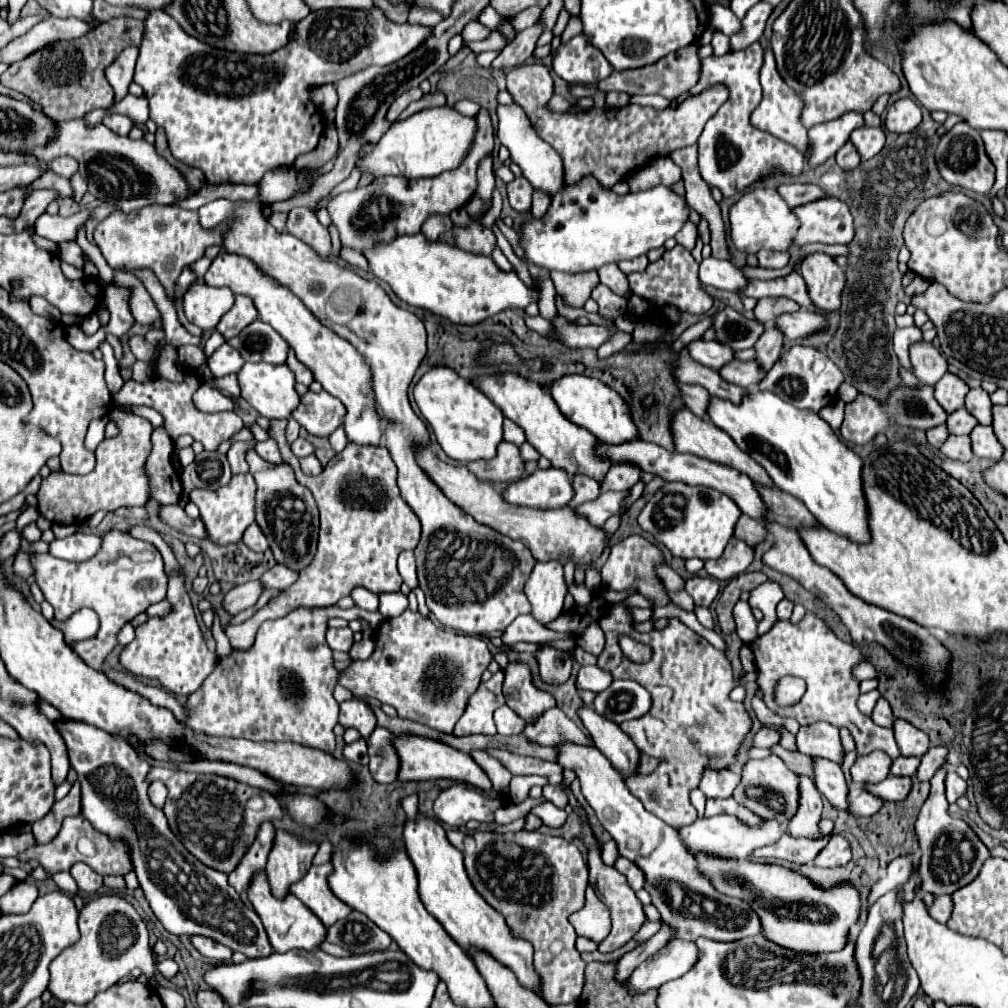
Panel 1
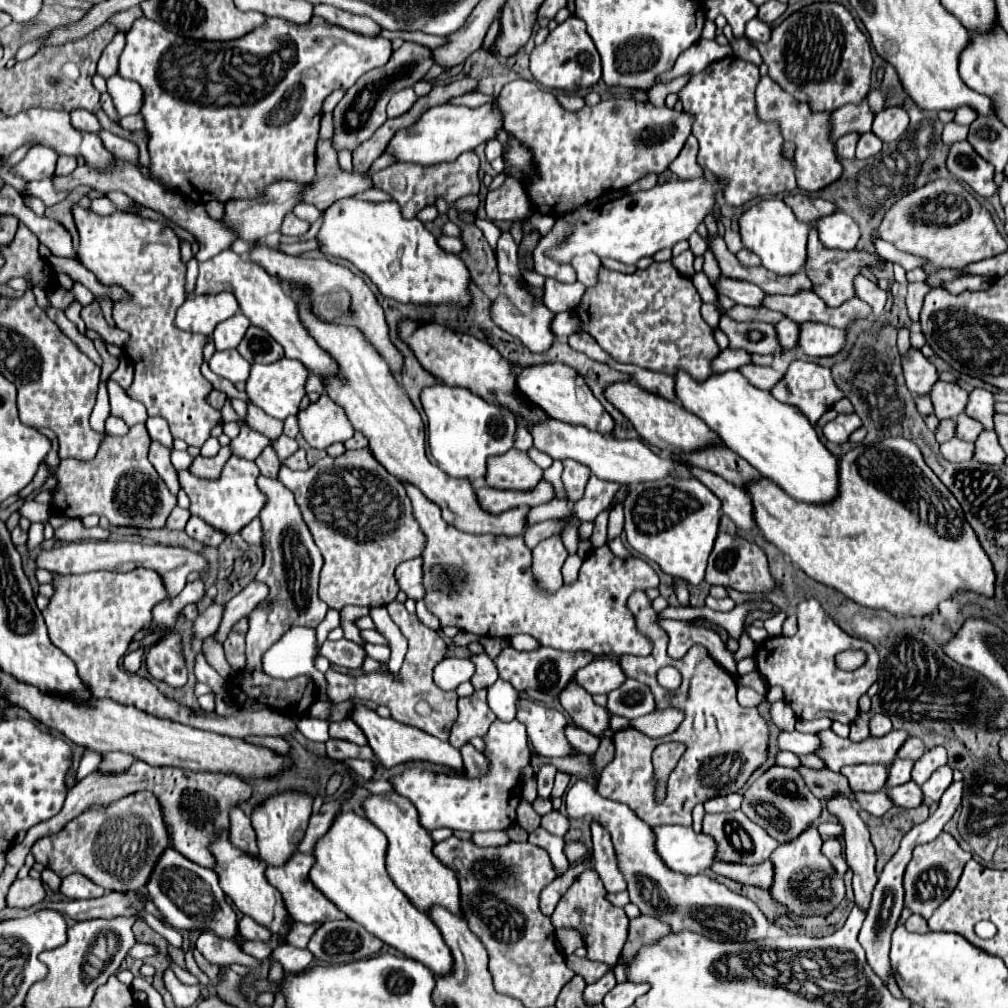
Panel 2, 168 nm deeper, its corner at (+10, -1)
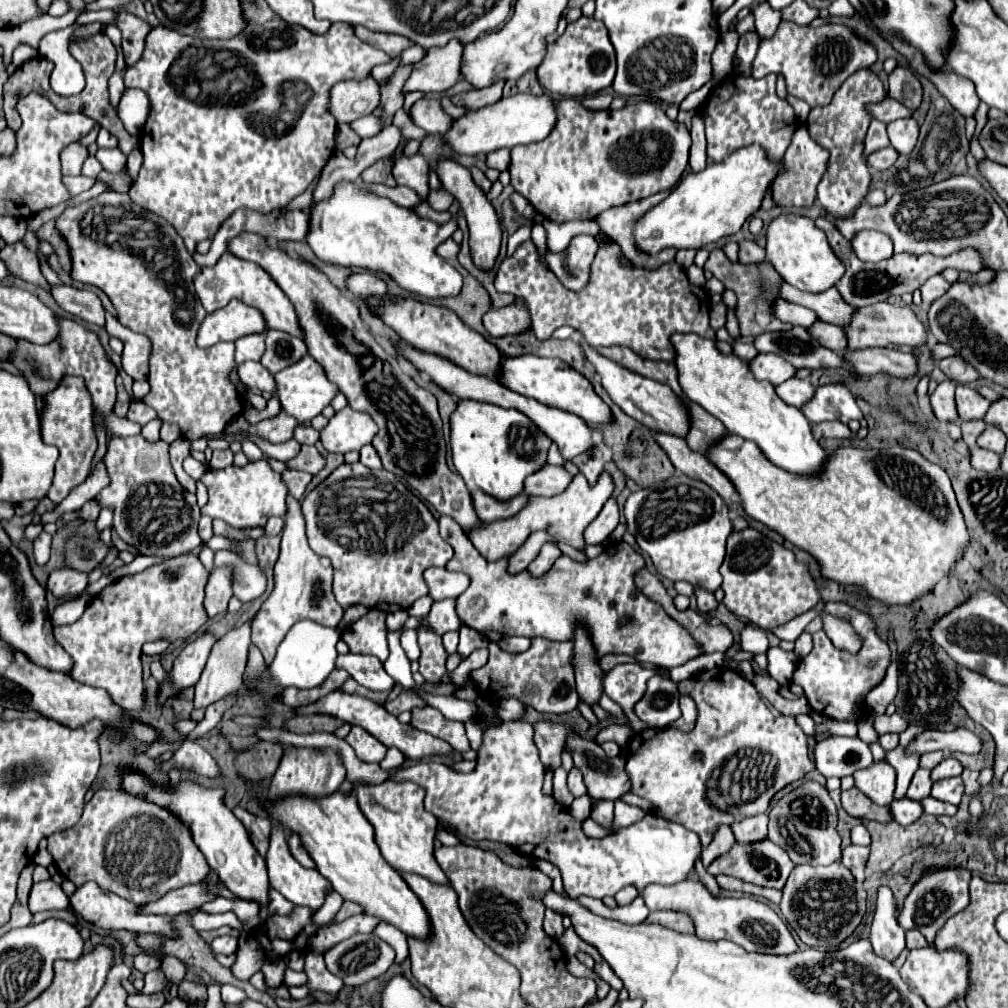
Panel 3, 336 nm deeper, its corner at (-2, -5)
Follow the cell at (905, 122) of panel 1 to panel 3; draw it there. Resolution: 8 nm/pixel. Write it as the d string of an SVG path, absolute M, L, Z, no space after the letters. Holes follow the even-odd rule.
M900 118L896 122L890 122L888 138L900 154L910 154L918 140L918 122L914 118Z

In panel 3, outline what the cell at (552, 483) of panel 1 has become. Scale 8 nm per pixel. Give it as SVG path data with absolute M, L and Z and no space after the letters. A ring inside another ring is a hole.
M470 490L470 492L472 492L476 514L484 522L496 522L496 520L512 518L518 510L522 510L528 504L526 494L518 494L516 498L510 498L508 502L496 502L494 498L488 498L488 494L484 494L482 490Z

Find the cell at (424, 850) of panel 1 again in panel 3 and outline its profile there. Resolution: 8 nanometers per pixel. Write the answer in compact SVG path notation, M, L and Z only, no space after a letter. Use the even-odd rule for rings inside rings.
M354 782L358 806L376 830L376 842L382 850L384 860L388 860L400 872L412 872L428 878L436 884L446 884L444 870L440 870L434 858L434 836L438 830L438 820L428 814L422 806L424 790L412 782L382 782L382 784L364 784Z

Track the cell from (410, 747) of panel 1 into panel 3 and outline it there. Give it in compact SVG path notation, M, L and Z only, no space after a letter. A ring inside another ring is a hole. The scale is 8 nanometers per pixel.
M332 692L324 698L320 698L318 702L314 704L308 704L308 706L302 706L298 708L298 714L316 714L316 712L322 712L322 714L330 714L330 716L336 716L352 726L362 726L366 732L370 732L374 738L378 738L386 748L392 748L396 746L408 760L420 760L424 756L434 756L434 754L440 754L440 756L450 756L454 752L454 748L448 746L448 742L436 738L436 736L430 736L426 732L418 732L414 730L410 724L402 724L398 722L396 716L392 716L390 712L386 712L378 702L372 702L368 698L362 698L362 696L356 696L356 694L346 694L346 692Z

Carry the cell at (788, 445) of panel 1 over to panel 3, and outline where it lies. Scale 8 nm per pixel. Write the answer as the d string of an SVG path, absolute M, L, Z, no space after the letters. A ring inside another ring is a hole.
M674 334L672 344L676 348L676 368L678 368L678 380L684 390L684 396L690 402L700 404L704 410L708 410L714 418L718 418L730 434L736 434L744 440L754 442L770 462L774 462L778 468L798 474L798 476L816 476L824 468L822 464L828 460L828 452L818 444L818 440L810 432L810 424L804 418L804 414L796 406L788 406L776 392L770 382L758 382L752 372L748 370L748 362L740 360L734 354L720 354L712 340L702 338L698 334Z

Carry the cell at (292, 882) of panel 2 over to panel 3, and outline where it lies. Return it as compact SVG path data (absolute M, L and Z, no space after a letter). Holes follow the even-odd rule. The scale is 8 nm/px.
M274 824L272 826L272 836L270 836L270 850L266 854L266 866L268 866L268 878L270 878L270 886L274 890L278 890L284 898L288 898L290 902L294 902L296 906L308 906L310 910L318 910L326 896L330 894L332 886L330 882L316 870L316 868L304 868L296 862L296 858L292 858L290 850L288 850L288 842L286 842L286 834L284 830Z

